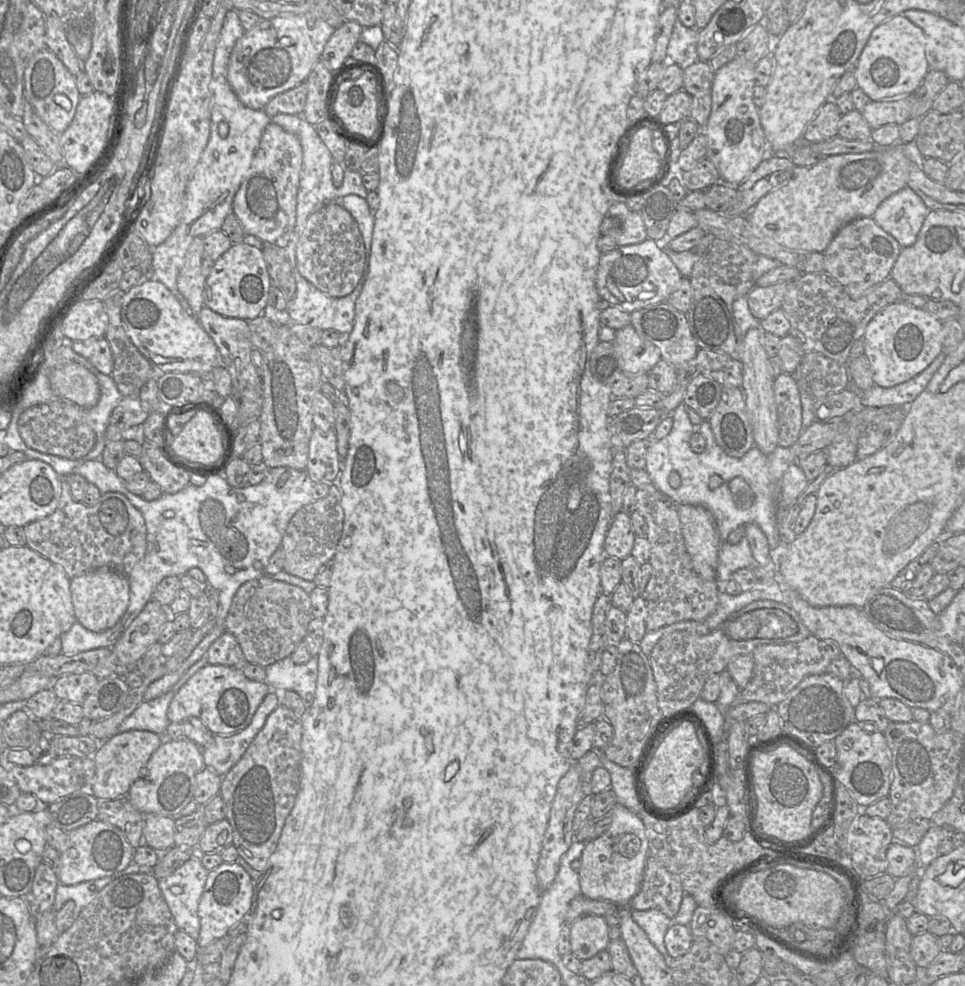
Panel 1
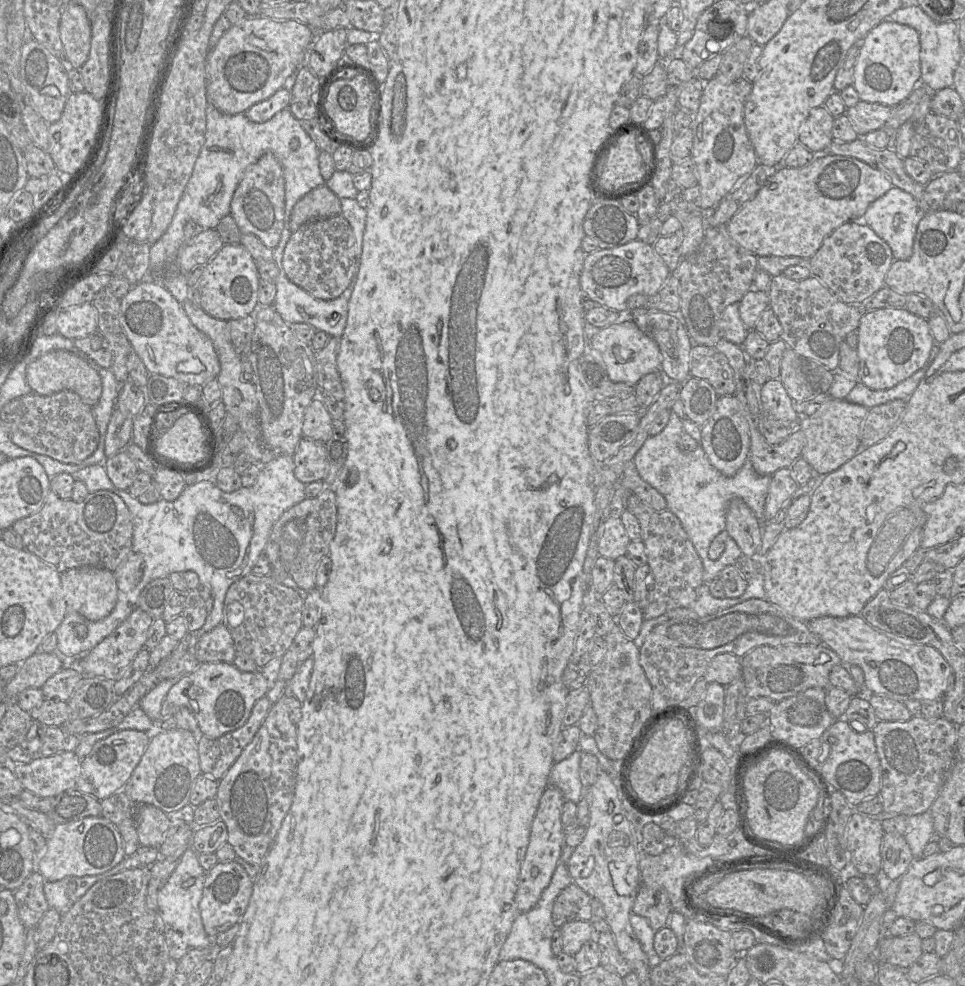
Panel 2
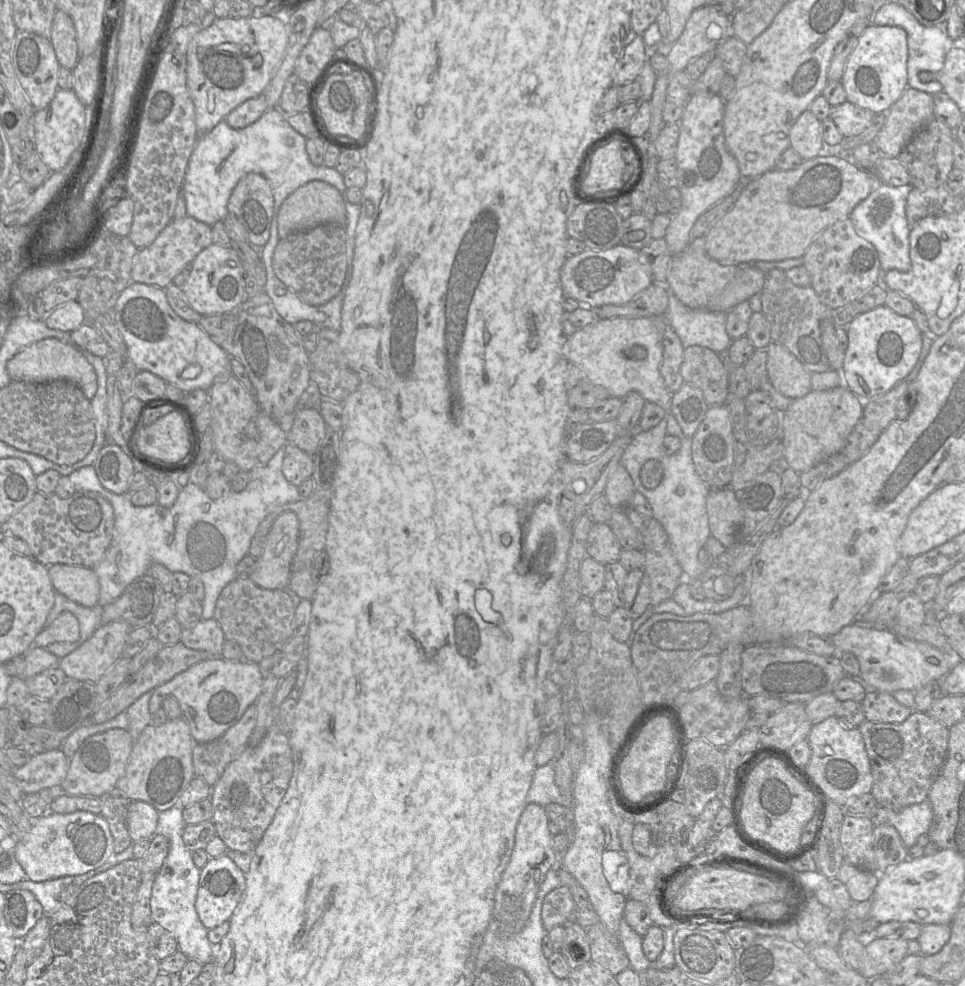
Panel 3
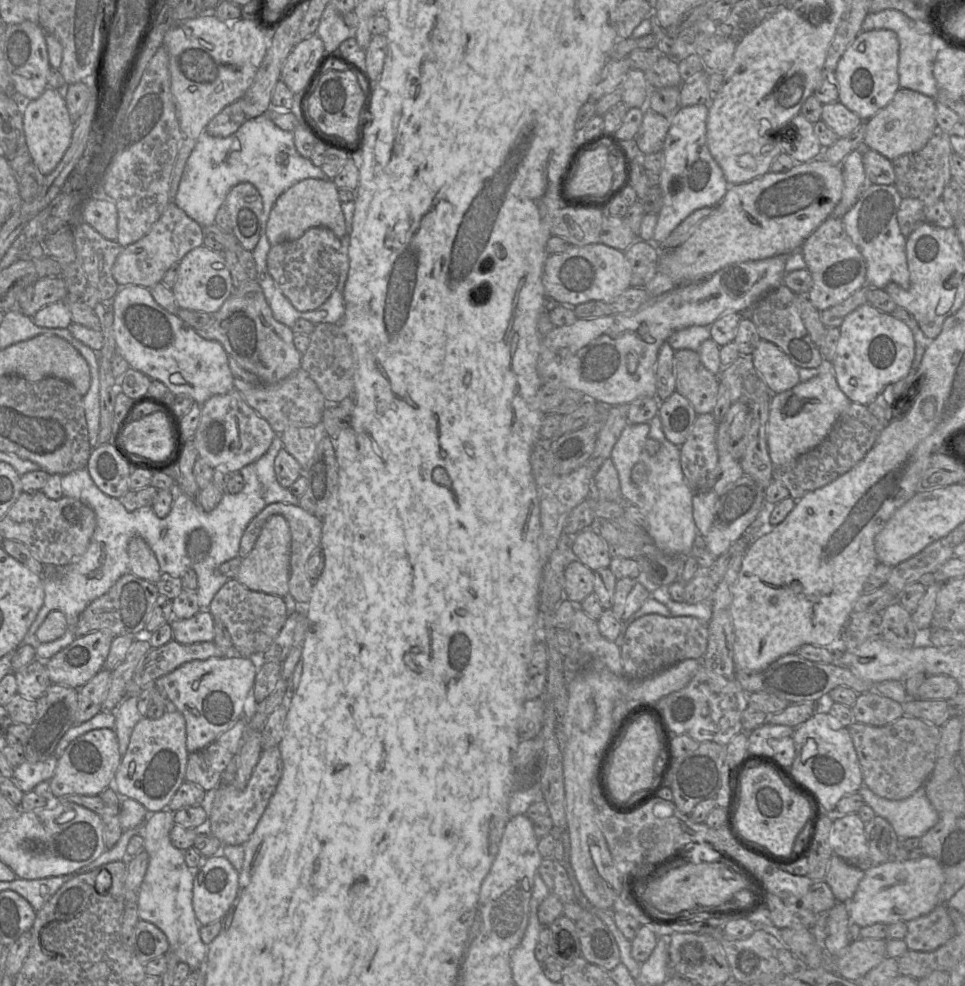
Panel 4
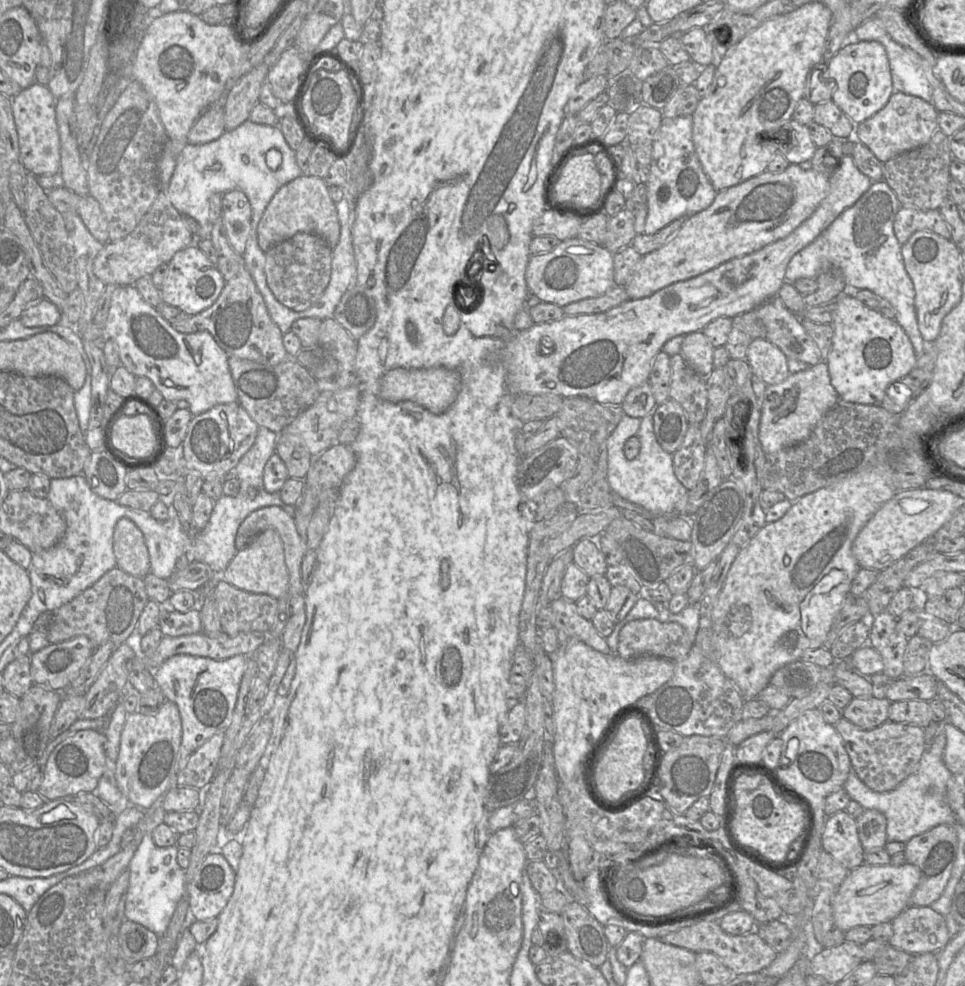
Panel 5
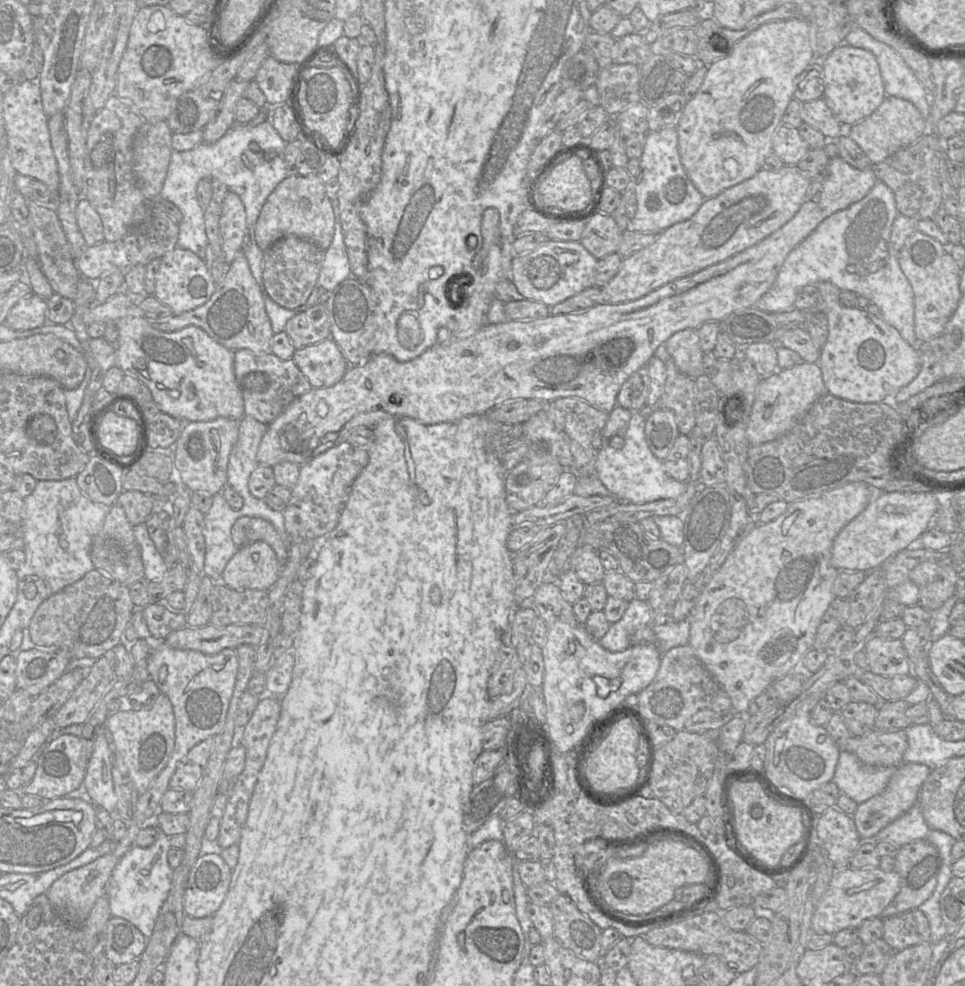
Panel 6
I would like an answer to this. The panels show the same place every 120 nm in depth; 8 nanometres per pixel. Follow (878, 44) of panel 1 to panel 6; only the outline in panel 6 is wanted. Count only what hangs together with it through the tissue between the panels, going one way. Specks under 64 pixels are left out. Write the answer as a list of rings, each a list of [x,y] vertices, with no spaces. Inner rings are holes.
[[[845,40],[823,63],[825,90],[823,99],[841,122],[854,125],[870,116],[885,99],[885,88],[875,56],[864,49],[849,46]]]

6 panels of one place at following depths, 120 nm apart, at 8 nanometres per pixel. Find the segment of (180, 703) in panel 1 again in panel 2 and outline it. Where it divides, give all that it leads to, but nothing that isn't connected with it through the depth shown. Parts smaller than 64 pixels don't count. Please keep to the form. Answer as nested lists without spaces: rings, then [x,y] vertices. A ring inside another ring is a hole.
[[[201,663],[193,672],[175,681],[162,702],[161,718],[173,717],[181,708],[187,708],[196,719],[201,735],[219,738],[245,724],[254,704],[266,695],[269,686],[260,669],[243,672],[232,663]]]

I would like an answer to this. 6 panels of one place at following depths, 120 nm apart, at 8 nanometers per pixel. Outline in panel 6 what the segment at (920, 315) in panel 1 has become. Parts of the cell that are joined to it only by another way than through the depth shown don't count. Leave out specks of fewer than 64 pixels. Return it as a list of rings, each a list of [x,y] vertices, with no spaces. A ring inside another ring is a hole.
[[[819,282],[818,290],[826,306],[828,338],[820,350],[818,364],[827,392],[856,403],[881,403],[886,396],[896,394],[907,386],[919,373],[920,357],[916,349],[907,343],[900,333],[886,323],[858,307],[845,307],[840,303],[841,290],[830,282]]]

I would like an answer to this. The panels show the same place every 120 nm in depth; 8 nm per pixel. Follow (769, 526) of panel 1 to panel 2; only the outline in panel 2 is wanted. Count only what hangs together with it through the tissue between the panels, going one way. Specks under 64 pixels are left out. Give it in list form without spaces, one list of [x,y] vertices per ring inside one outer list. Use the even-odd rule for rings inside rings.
[[[671,411],[666,427],[659,434],[649,436],[632,461],[641,478],[663,495],[666,510],[680,520],[700,558],[708,559],[711,542],[726,528],[727,508],[733,498],[741,499],[762,525],[768,522],[765,503],[771,476],[755,472],[749,460],[735,475],[725,476],[712,466],[701,445],[690,453],[681,451],[679,441],[683,432],[682,420]]]

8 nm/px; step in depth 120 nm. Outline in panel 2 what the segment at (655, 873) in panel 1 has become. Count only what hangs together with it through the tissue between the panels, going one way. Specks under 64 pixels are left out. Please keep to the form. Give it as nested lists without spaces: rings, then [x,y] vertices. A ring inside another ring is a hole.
[[[641,884],[635,898],[632,913],[647,919],[656,932],[666,927],[673,908],[667,891],[658,884]]]

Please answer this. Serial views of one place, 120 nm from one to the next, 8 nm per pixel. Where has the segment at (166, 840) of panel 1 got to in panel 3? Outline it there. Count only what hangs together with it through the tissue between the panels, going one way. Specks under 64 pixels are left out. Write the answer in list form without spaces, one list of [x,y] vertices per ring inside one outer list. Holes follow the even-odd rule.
[[[131,801],[127,810],[127,829],[133,843],[151,839],[156,832],[159,812],[149,803]]]

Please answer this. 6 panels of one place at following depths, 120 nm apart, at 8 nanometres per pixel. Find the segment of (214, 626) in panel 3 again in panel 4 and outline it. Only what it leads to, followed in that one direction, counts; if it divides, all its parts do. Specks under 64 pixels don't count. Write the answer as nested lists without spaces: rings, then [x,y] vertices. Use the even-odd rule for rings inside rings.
[[[199,611],[189,619],[173,618],[173,639],[181,644],[214,641],[214,619],[210,611]]]

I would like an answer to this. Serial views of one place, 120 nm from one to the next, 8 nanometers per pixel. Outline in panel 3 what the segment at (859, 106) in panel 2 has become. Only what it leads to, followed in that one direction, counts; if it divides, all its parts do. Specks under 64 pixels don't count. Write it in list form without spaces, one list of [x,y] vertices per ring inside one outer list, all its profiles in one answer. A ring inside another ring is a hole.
[[[851,102],[831,106],[830,117],[844,137],[853,137],[864,131],[873,121],[875,113]]]

